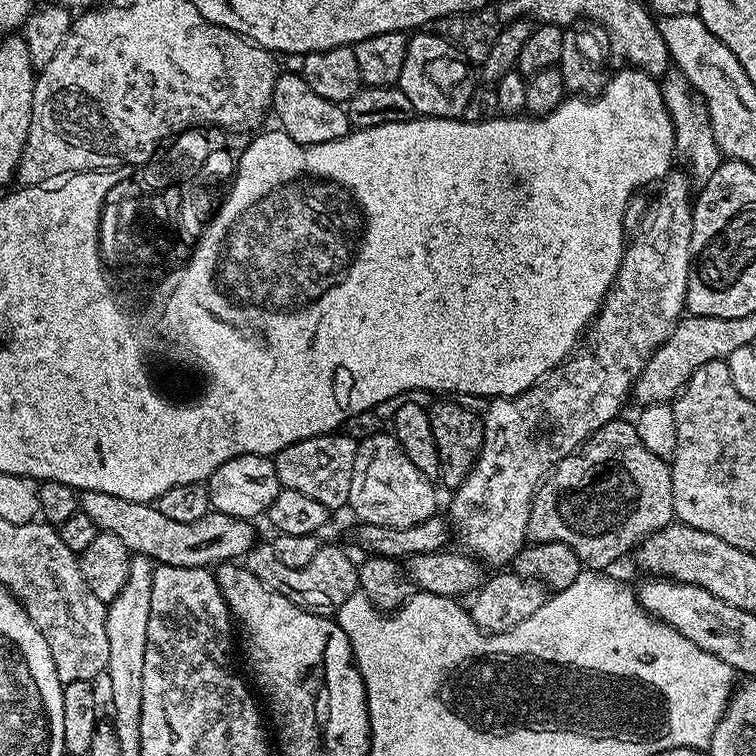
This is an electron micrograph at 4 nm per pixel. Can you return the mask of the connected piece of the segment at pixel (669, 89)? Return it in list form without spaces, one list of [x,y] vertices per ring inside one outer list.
[[[669,70],[664,73],[659,81],[660,93],[664,99],[664,109],[670,114],[670,122],[676,127],[676,150],[675,155],[684,160],[688,160],[687,175],[690,177],[693,185],[703,186],[710,182],[714,170],[722,162],[722,153],[718,142],[714,142],[714,130],[710,126],[710,110],[708,101],[698,94],[698,90],[678,70]]]

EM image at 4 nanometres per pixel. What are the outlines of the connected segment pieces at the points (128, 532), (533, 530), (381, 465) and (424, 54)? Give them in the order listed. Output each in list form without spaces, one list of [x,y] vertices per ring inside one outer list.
[[[85,491],[79,493],[78,508],[94,521],[97,530],[115,534],[128,547],[129,552],[138,556],[148,556],[156,564],[165,564],[166,566],[208,568],[209,566],[219,566],[225,562],[236,562],[247,557],[248,551],[258,540],[255,530],[252,529],[253,521],[239,520],[230,514],[222,514],[215,510],[209,510],[202,518],[198,518],[198,522],[174,522],[172,519],[166,518],[166,514],[162,514],[162,510],[158,510],[155,503],[134,502],[130,498],[118,498],[118,494]]]
[[[617,418],[602,426],[590,439],[571,452],[544,478],[534,494],[530,506],[528,540],[562,542],[578,554],[581,565],[588,570],[608,570],[615,560],[631,553],[641,540],[651,536],[659,528],[673,523],[672,470],[667,460],[660,460],[638,438],[638,430],[631,419]]]
[[[391,431],[376,432],[373,436],[362,439],[356,446],[354,458],[354,478],[350,478],[350,498],[347,507],[357,517],[357,521],[365,524],[377,524],[378,526],[414,526],[418,522],[426,522],[426,518],[437,515],[436,488],[437,485],[410,458],[406,458],[406,450],[396,441]]]
[[[420,30],[408,36],[406,46],[406,62],[402,62],[402,74],[398,87],[406,98],[410,98],[410,106],[414,106],[417,114],[424,118],[451,120],[459,117],[468,101],[469,89],[464,88],[468,80],[469,61],[450,42],[436,36],[431,30]]]

